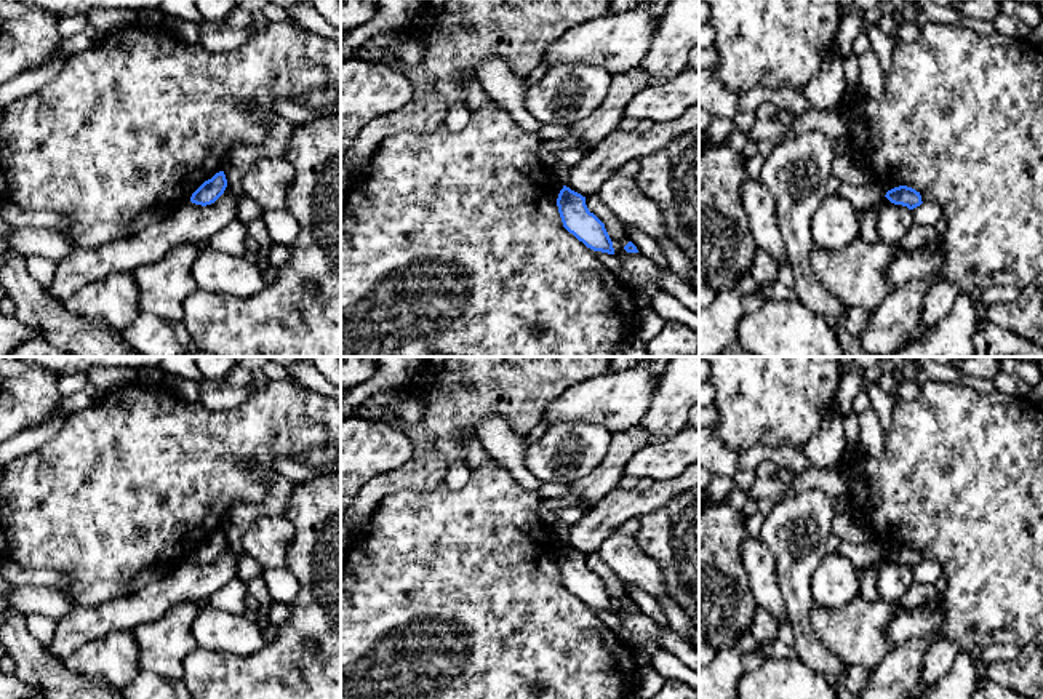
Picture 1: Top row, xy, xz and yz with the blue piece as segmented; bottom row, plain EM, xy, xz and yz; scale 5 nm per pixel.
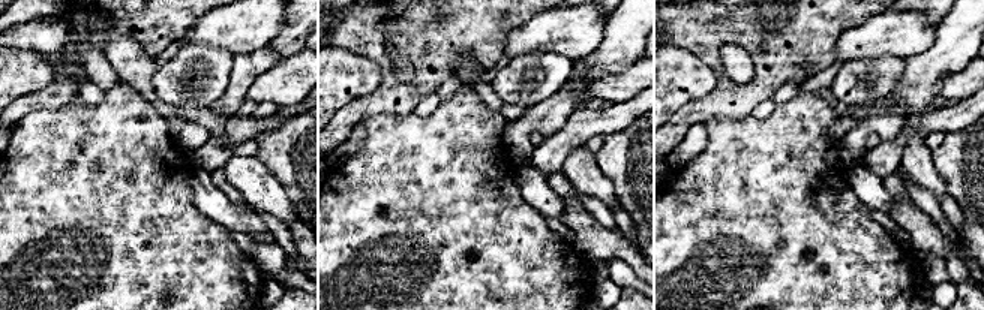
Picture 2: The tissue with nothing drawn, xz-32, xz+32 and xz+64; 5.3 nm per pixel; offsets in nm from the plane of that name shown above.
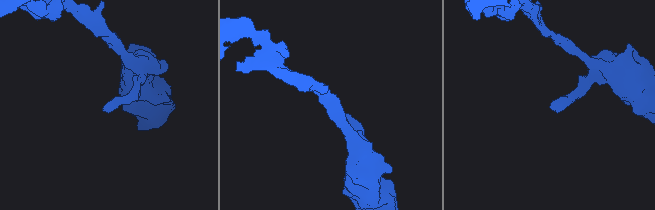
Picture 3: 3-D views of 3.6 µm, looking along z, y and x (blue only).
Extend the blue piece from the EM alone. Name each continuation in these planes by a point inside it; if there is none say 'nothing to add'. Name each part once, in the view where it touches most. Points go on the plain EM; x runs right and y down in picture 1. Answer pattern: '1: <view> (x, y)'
nothing to add

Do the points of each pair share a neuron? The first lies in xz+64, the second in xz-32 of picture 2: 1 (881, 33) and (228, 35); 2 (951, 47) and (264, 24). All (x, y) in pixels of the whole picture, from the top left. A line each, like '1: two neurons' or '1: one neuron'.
1: one neuron
2: two neurons

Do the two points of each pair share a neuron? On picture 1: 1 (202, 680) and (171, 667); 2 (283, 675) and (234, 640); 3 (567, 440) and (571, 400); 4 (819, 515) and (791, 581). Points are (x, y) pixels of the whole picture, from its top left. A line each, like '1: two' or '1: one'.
1: two
2: two
3: two
4: one

